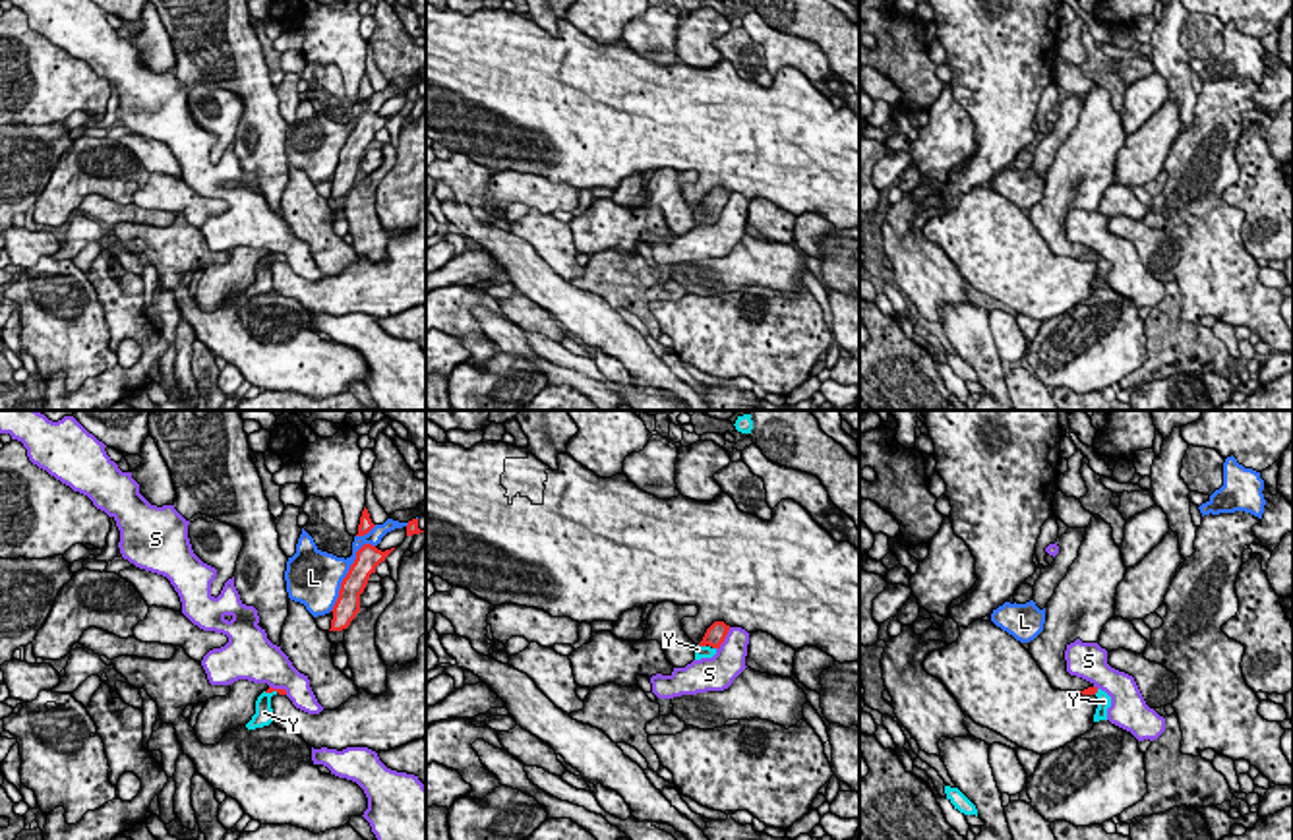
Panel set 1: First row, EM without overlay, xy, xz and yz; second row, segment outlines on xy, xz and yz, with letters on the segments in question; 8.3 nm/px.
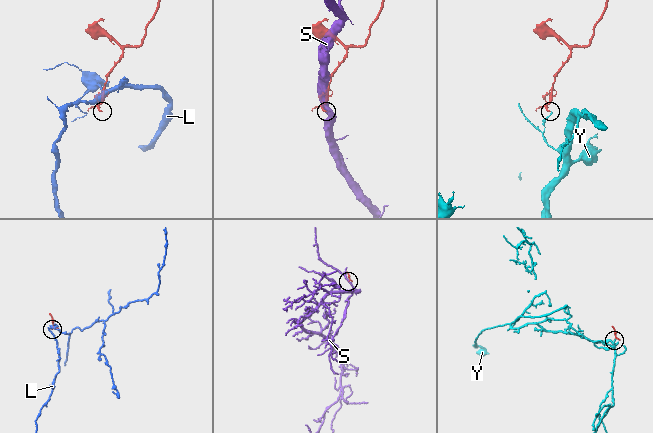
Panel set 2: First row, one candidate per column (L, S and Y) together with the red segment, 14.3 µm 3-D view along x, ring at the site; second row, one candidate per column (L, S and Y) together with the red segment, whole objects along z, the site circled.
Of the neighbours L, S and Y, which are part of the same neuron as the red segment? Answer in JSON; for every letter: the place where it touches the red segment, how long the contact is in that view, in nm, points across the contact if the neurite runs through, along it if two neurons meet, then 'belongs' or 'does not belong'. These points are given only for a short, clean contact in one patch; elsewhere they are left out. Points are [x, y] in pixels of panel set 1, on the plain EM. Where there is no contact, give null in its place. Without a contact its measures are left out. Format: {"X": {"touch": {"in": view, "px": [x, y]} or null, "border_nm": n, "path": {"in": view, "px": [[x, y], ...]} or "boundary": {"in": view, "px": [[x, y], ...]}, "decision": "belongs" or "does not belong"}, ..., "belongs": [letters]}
{"L": {"touch": {"in": "xy", "px": [347, 140]}, "border_nm": 650, "decision": "does not belong"}, "S": {"touch": {"in": "xz", "px": [724, 204]}, "border_nm": 220, "boundary": {"in": "xz", "px": [[730, 194], [717, 215]]}, "decision": "does not belong"}, "Y": {"touch": {"in": "xz", "px": [701, 211]}, "border_nm": 80, "path": {"in": "xz", "px": [[715, 202], [701, 211], [699, 217]]}, "decision": "belongs"}, "belongs": ["Y"]}

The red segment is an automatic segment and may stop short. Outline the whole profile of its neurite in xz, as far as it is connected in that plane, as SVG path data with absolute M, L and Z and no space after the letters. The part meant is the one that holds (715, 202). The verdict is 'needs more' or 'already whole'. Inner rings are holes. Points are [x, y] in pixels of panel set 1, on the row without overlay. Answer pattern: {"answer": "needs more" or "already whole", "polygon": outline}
{"answer": "needs more", "polygon": "M714 188L707 195L703 207L693 215L695 226L712 225L716 217L720 215L720 211L724 209L728 197L730 197L730 192L726 192L724 188Z"}

